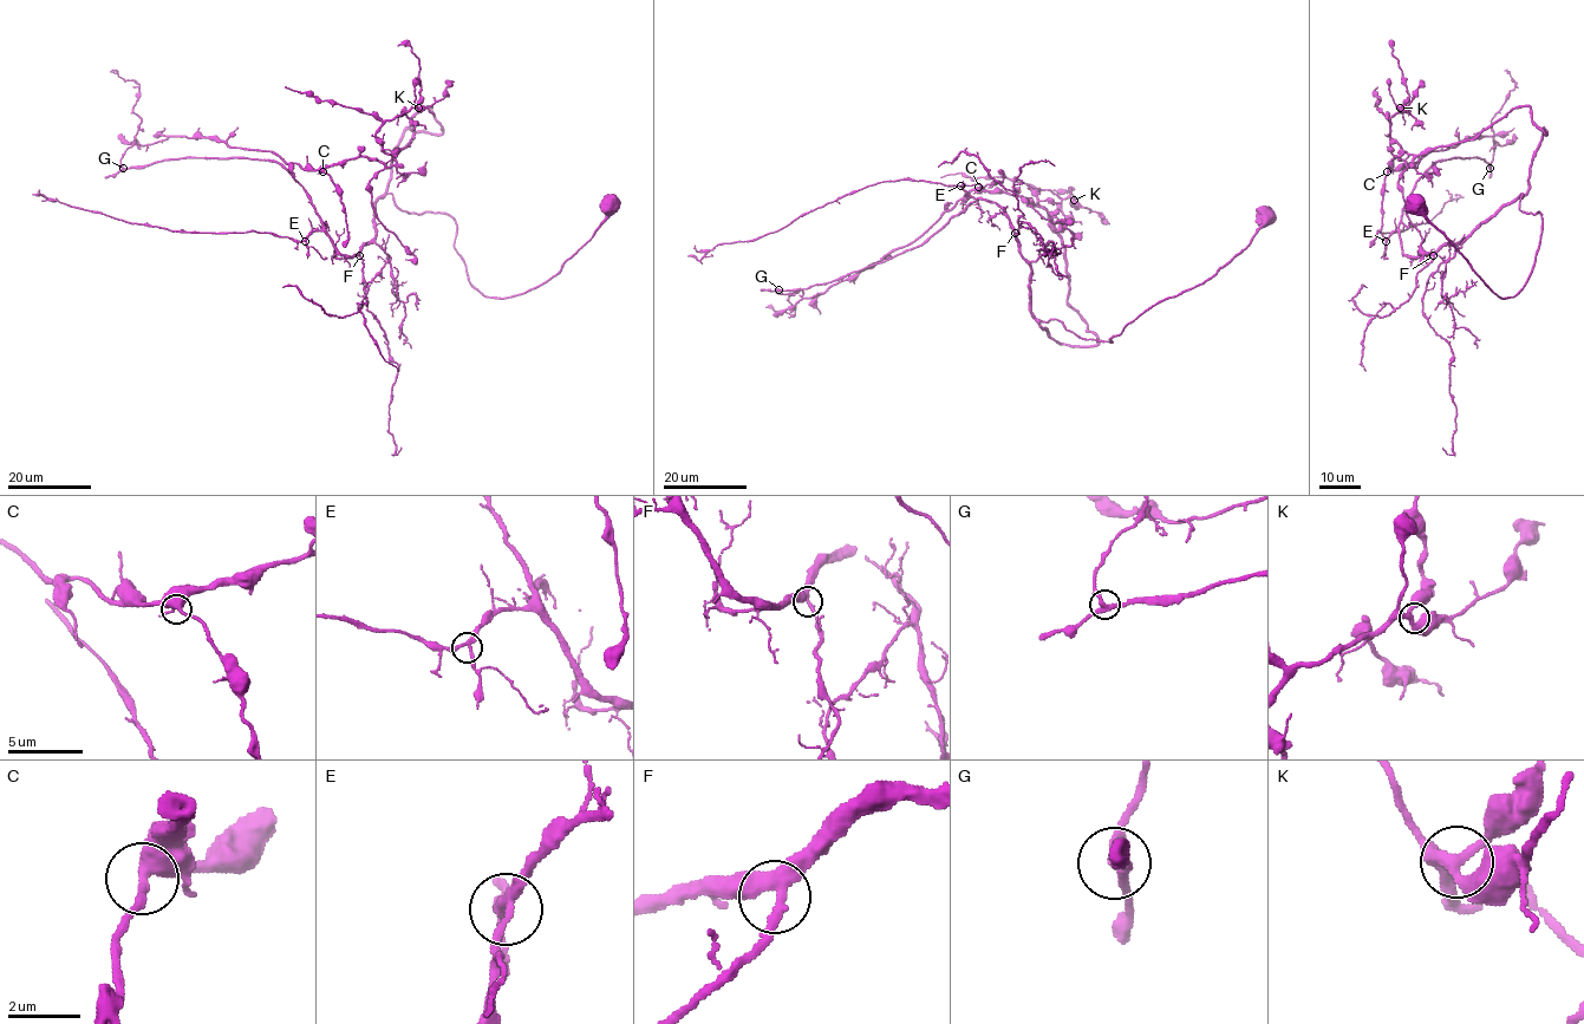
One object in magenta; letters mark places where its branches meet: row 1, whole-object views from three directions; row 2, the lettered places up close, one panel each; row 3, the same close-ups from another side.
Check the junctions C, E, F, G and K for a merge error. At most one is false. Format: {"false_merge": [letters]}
{"false_merge": []}

